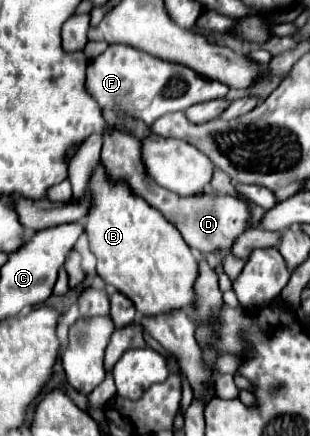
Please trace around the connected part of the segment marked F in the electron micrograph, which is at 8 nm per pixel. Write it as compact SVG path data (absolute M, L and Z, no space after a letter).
M112 44L104 50L104 54L92 60L88 64L86 80L88 92L100 102L104 118L108 118L110 126L116 126L118 110L124 110L126 114L132 114L152 126L152 122L168 112L180 112L194 104L218 100L228 94L228 86L216 80L208 80L186 66L164 62L126 44Z

